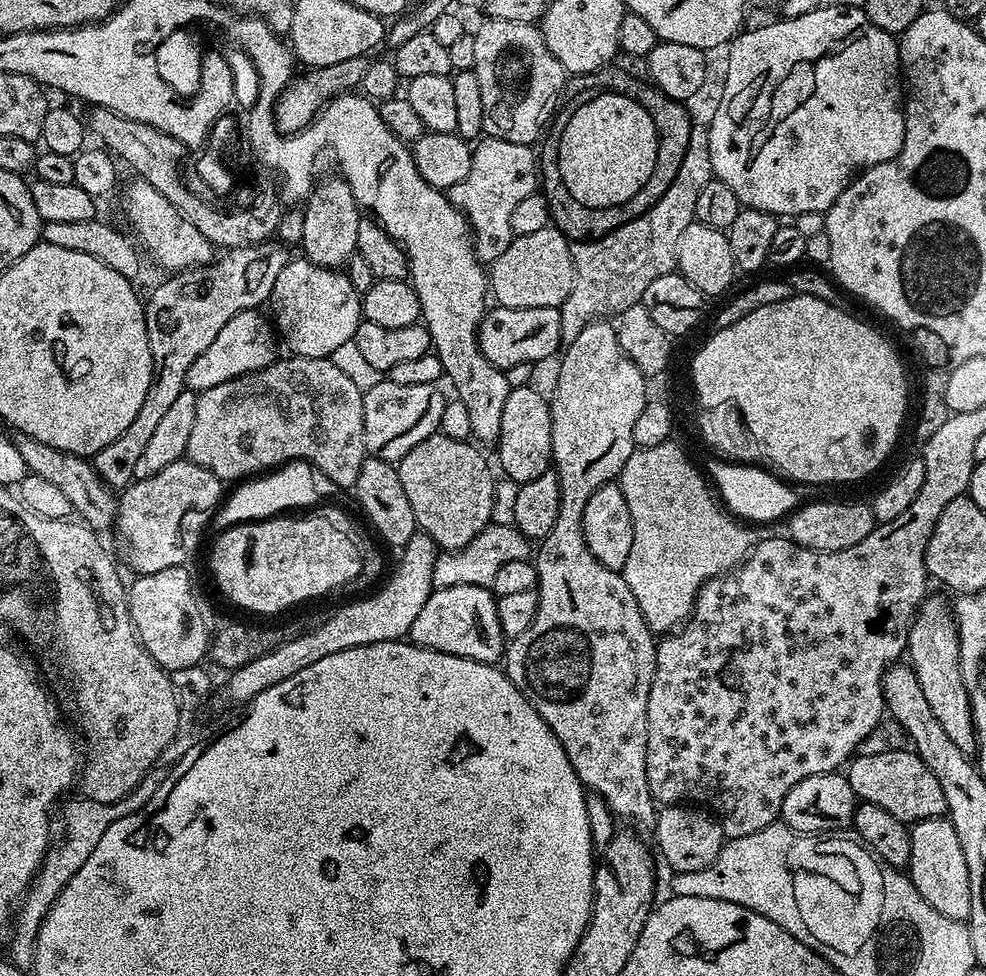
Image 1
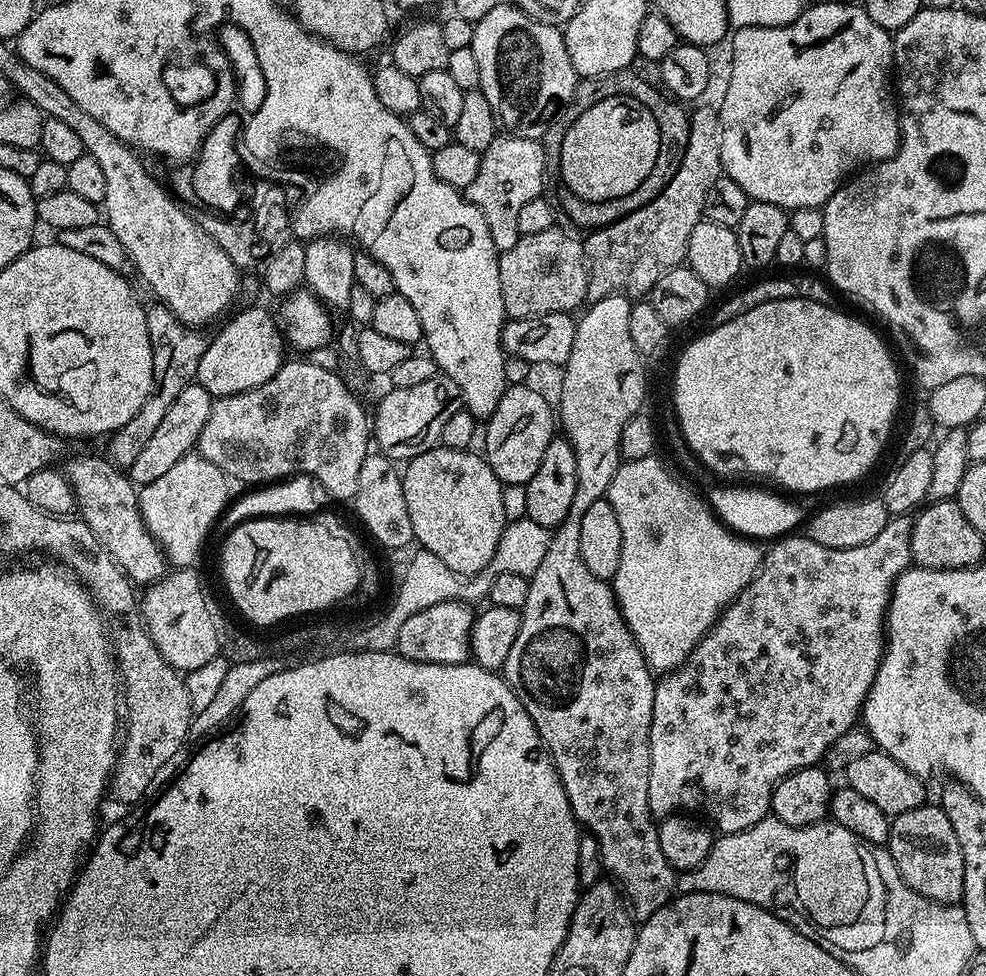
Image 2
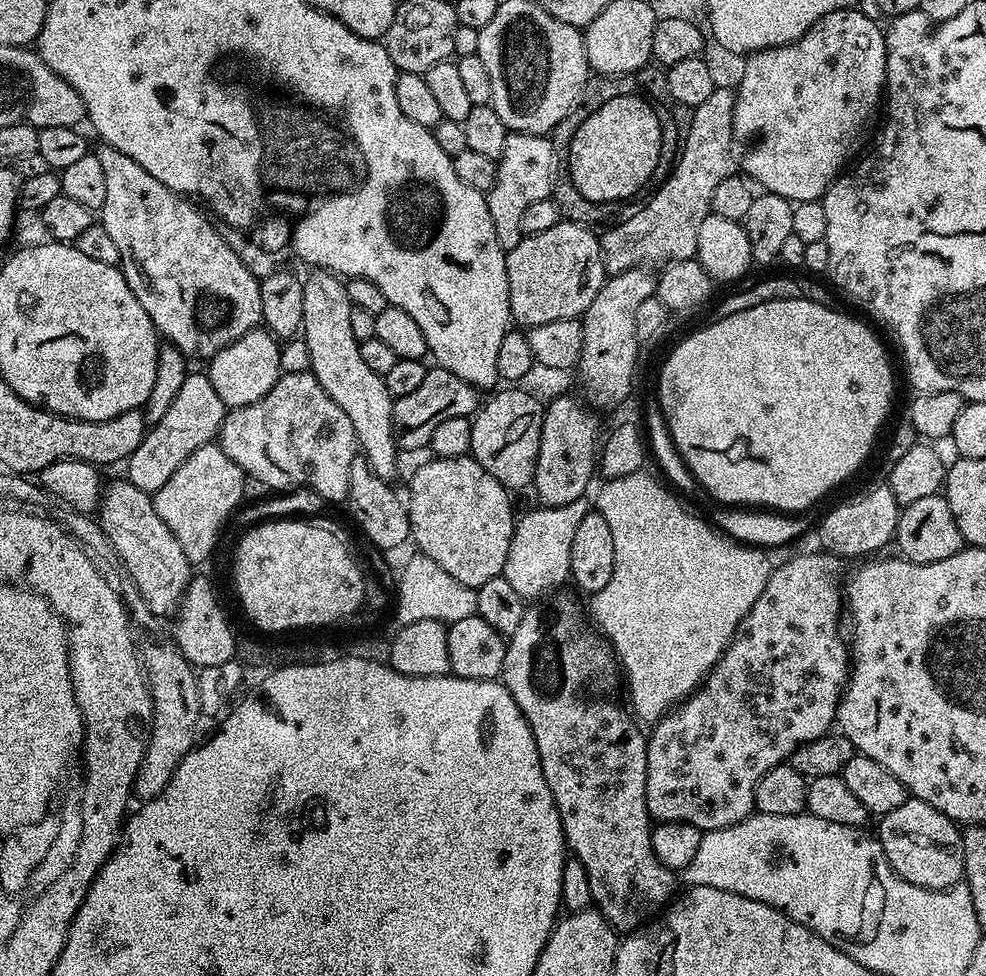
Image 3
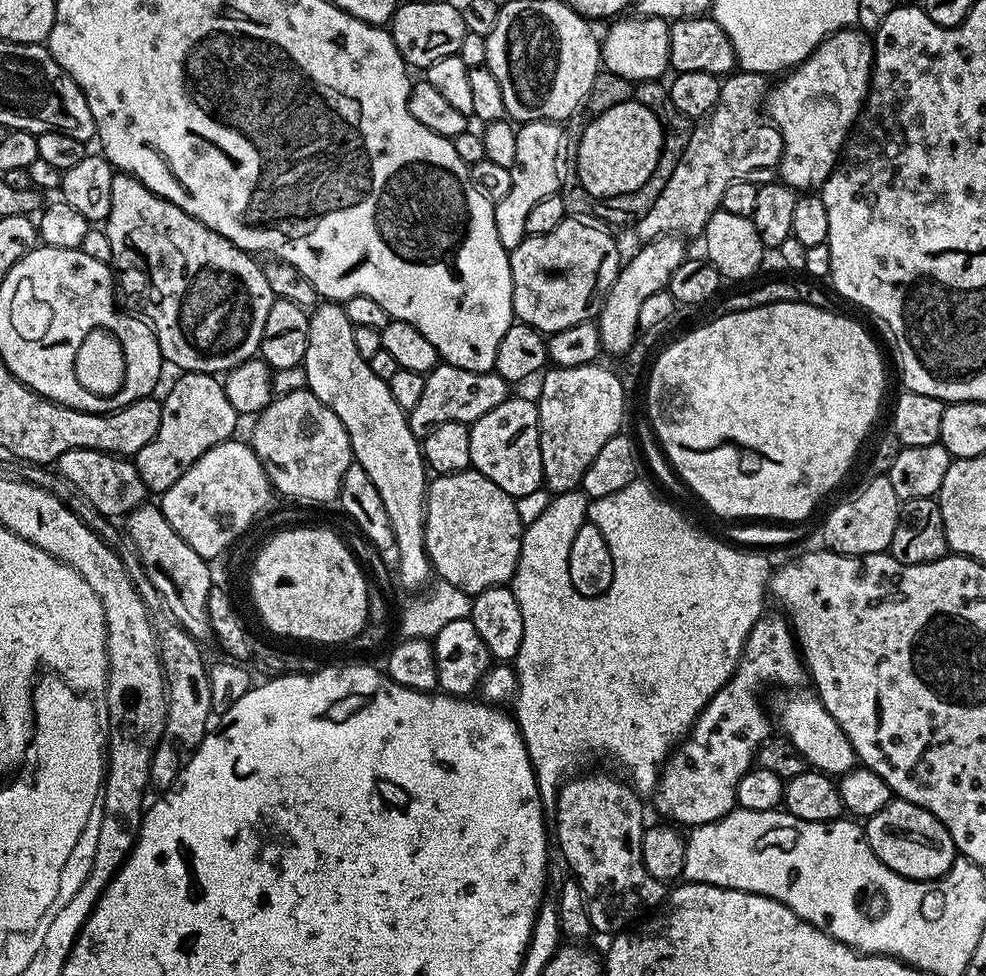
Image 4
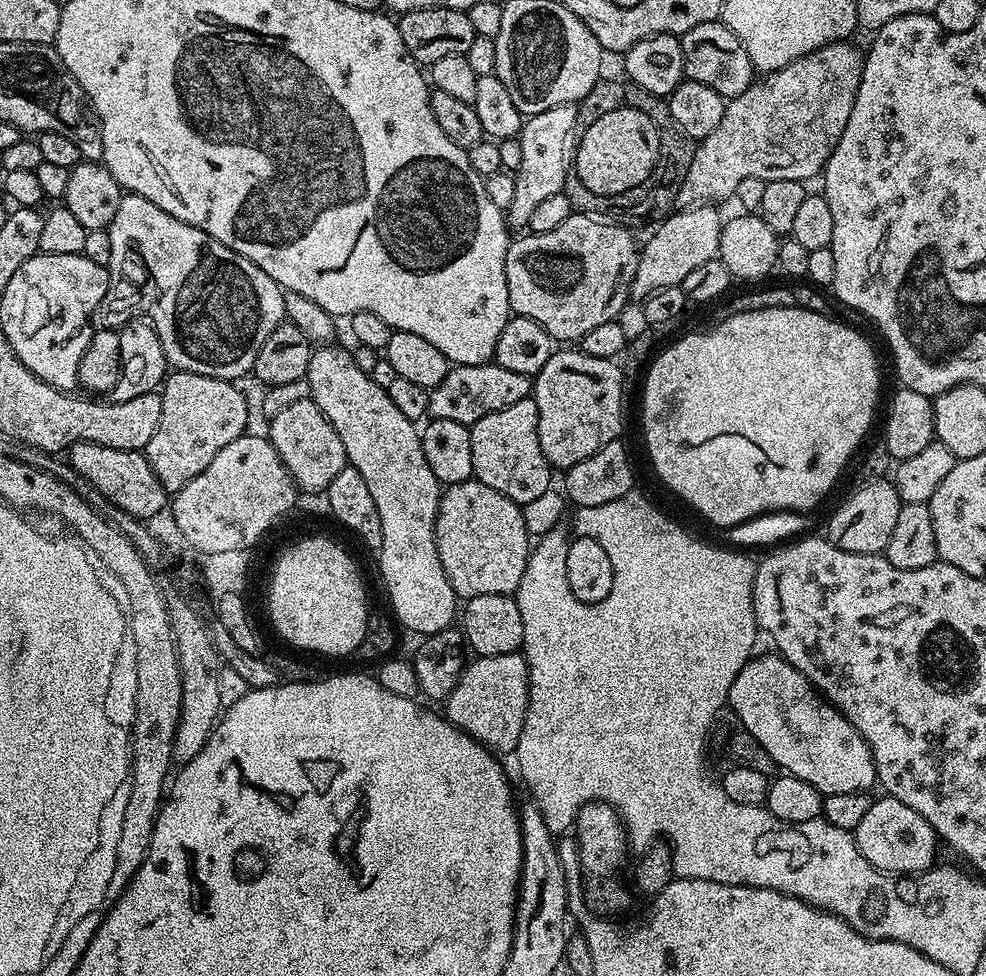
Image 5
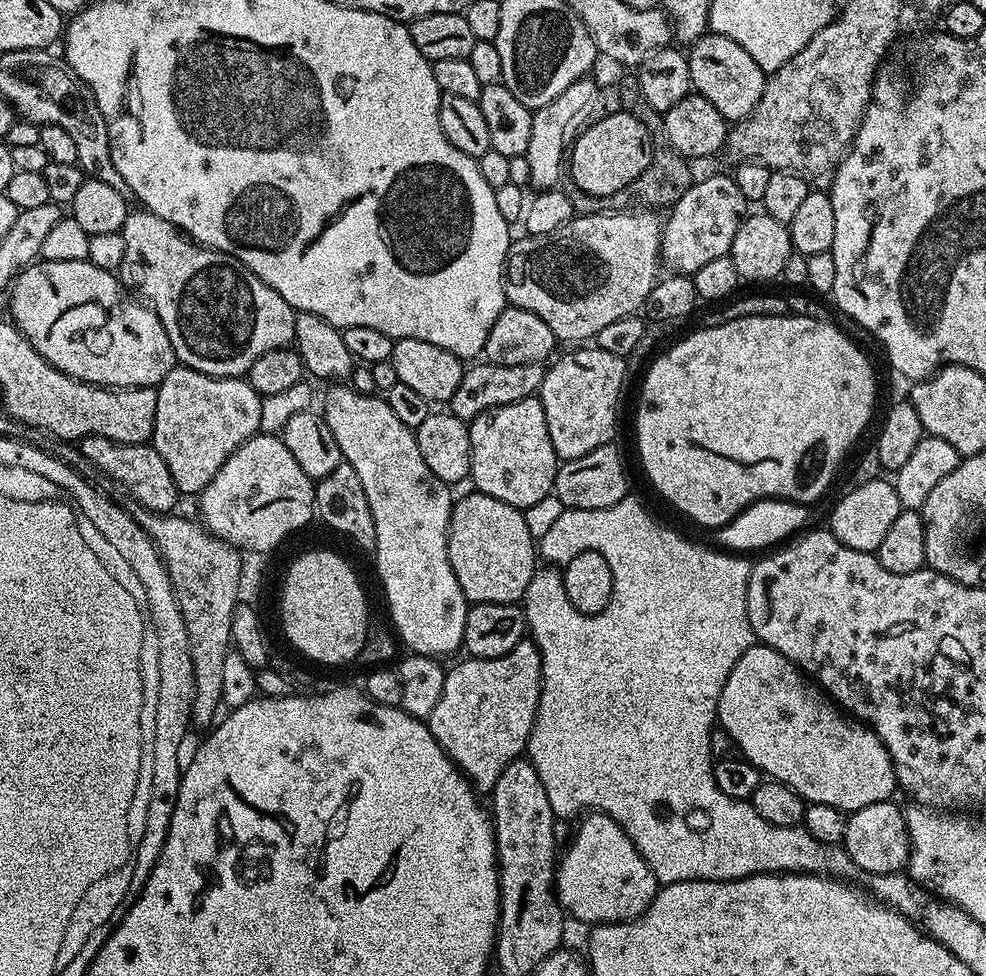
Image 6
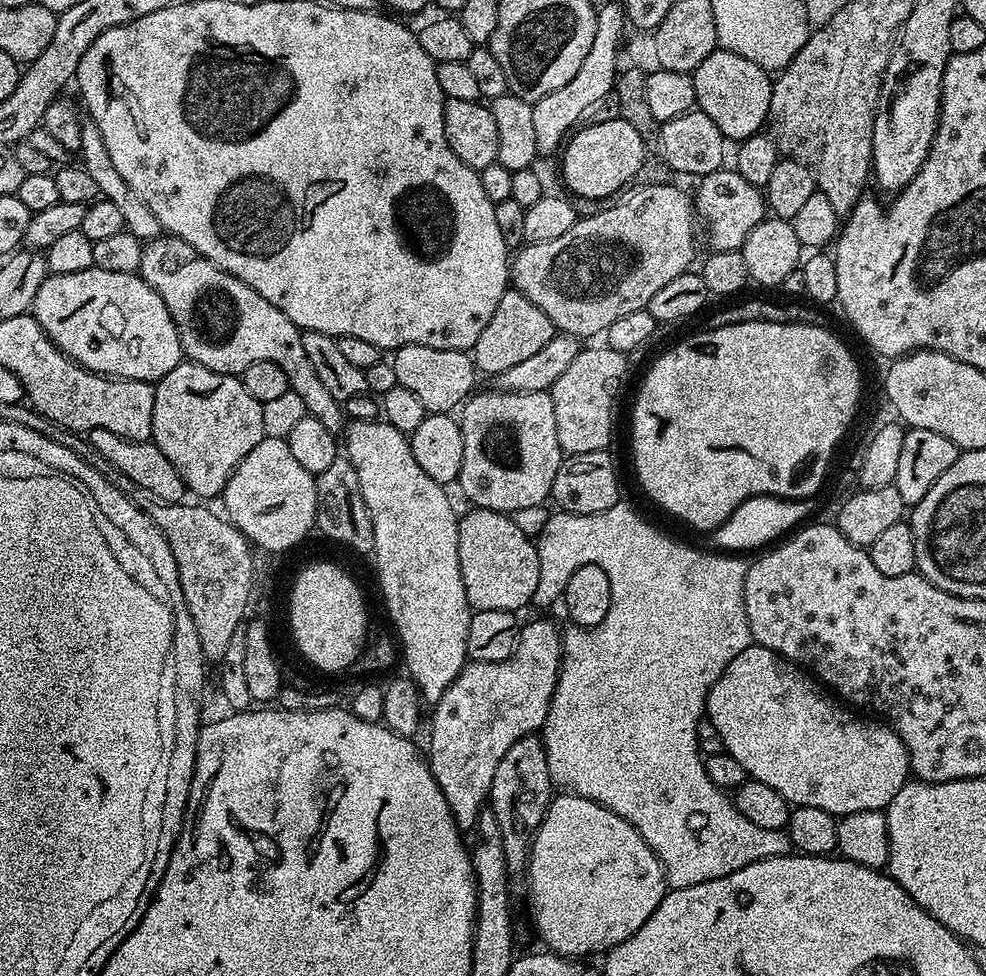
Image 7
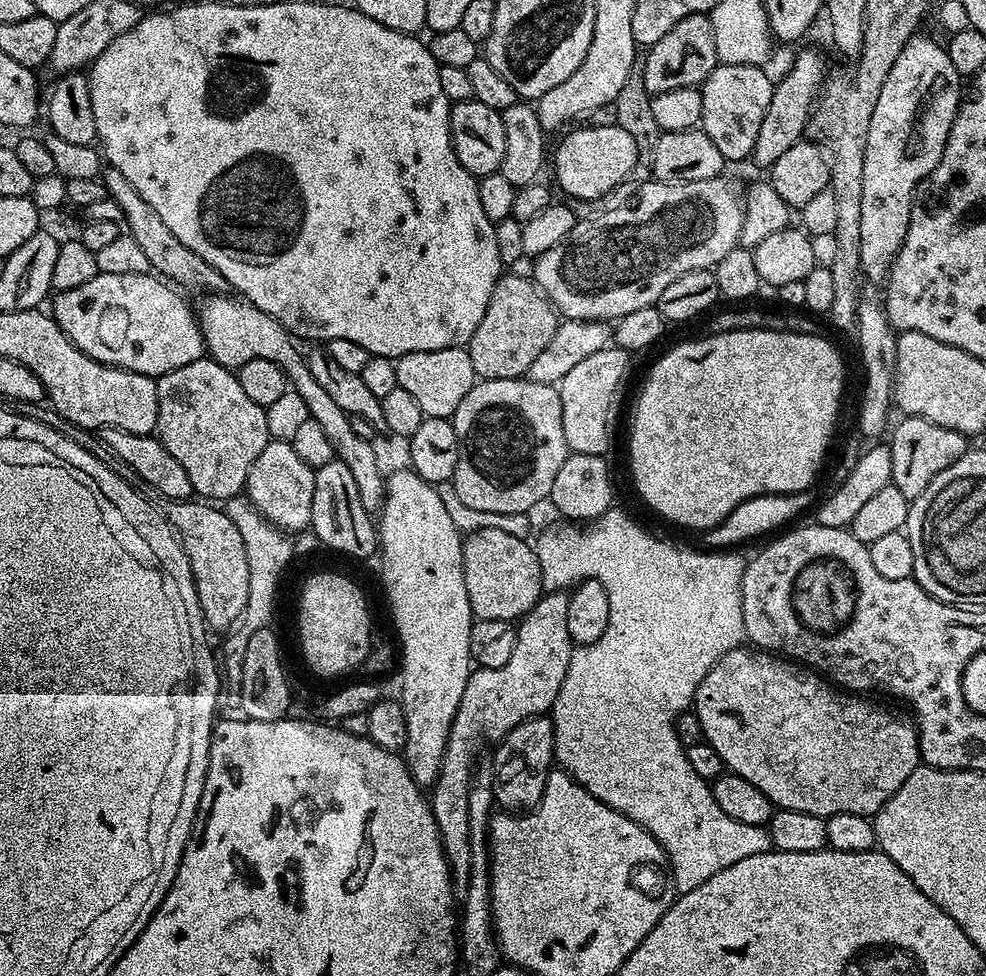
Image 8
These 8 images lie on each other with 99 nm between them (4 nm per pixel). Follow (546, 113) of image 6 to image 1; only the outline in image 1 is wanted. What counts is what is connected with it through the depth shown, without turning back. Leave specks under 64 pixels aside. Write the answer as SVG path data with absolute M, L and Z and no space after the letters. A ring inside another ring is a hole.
M481 139L472 148L470 174L466 174L462 182L454 182L454 186L446 189L448 201L468 220L476 246L476 257L481 262L497 260L502 250L510 246L514 238L510 226L514 206L518 206L522 198L538 188L538 156L529 145L487 139Z

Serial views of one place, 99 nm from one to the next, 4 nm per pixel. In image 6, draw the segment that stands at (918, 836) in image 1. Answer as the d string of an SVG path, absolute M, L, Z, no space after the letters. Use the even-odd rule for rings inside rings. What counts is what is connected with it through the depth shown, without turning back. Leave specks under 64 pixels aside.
M892 800L874 802L851 813L844 822L842 847L857 869L868 876L885 876L891 872L903 873L908 866L910 842L904 821L904 808Z

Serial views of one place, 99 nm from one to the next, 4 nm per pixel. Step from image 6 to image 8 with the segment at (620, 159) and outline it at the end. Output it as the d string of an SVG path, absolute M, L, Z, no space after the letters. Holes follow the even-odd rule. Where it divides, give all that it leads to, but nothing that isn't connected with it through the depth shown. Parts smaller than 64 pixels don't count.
M615 122L597 128L580 128L556 148L556 180L573 201L600 200L612 192L632 172L636 164L636 140L627 127Z

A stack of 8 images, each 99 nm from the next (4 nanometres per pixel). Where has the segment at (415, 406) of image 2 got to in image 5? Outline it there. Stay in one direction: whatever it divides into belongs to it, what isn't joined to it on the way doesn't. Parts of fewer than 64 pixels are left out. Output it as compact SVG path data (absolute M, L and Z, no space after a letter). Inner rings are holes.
M495 362L486 364L458 364L449 367L446 378L438 382L436 388L428 393L428 416L433 420L438 418L450 418L450 422L462 422L471 426L478 422L478 418L485 416L487 412L494 410L506 410L506 406L514 406L514 402L522 402L529 399L532 394L533 377L526 374L514 374L514 370L506 370L506 366Z

